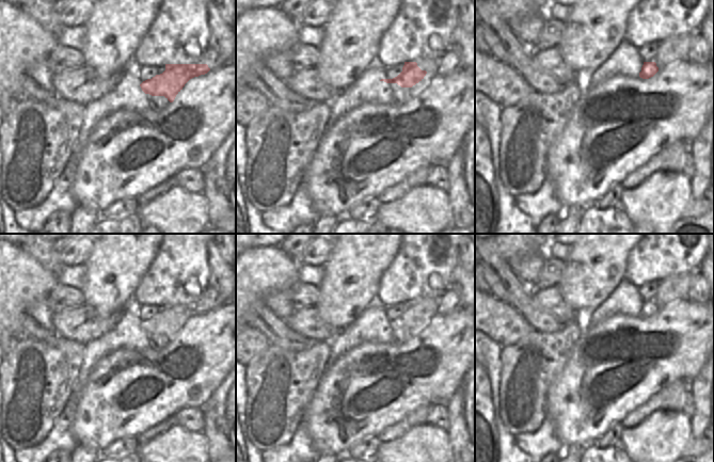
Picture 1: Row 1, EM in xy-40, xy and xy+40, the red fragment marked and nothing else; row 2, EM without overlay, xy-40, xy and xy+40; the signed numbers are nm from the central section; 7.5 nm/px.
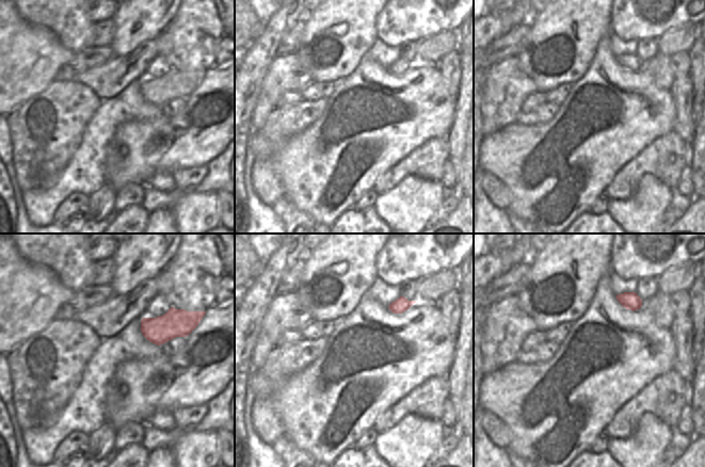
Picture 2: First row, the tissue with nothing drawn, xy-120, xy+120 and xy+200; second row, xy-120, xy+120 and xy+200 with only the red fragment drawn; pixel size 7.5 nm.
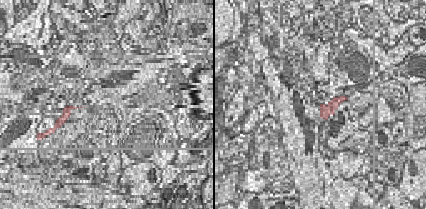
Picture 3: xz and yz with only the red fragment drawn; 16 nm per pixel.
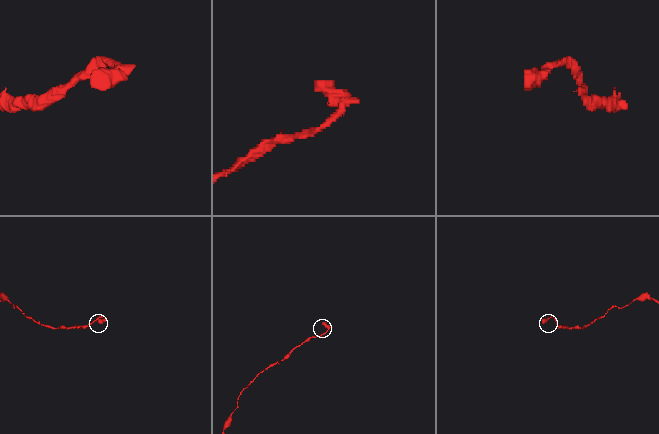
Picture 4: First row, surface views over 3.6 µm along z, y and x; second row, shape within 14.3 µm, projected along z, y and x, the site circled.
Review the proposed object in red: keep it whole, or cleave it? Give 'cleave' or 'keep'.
cleave

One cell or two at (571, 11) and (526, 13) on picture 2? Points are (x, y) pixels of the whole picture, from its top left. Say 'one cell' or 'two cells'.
two cells

